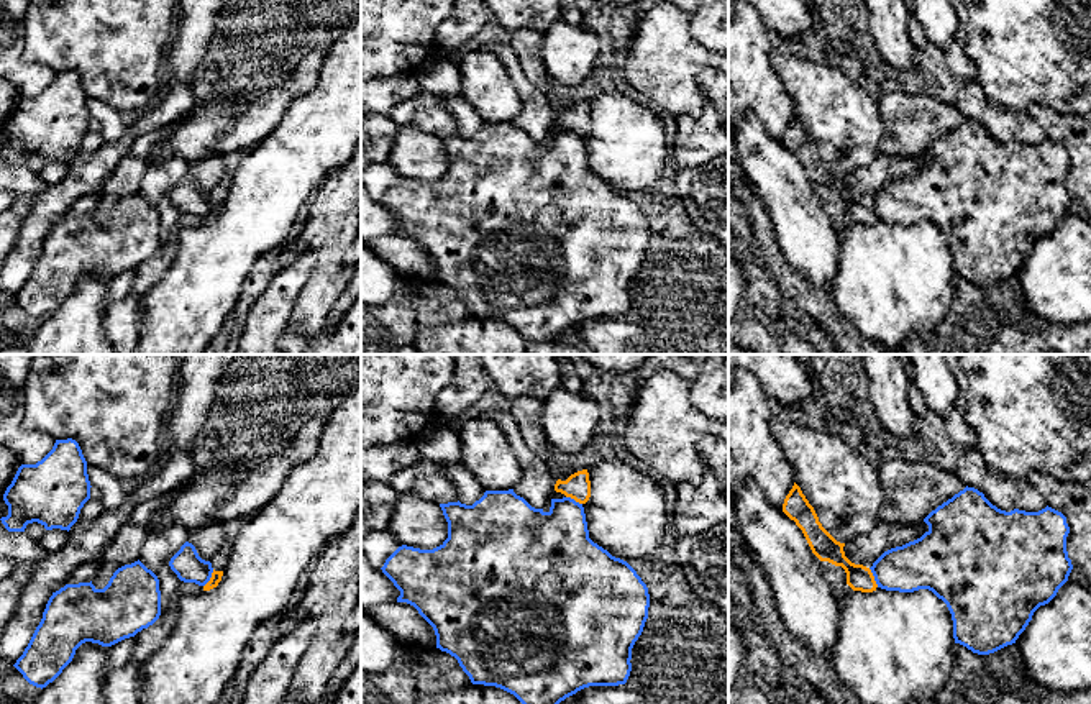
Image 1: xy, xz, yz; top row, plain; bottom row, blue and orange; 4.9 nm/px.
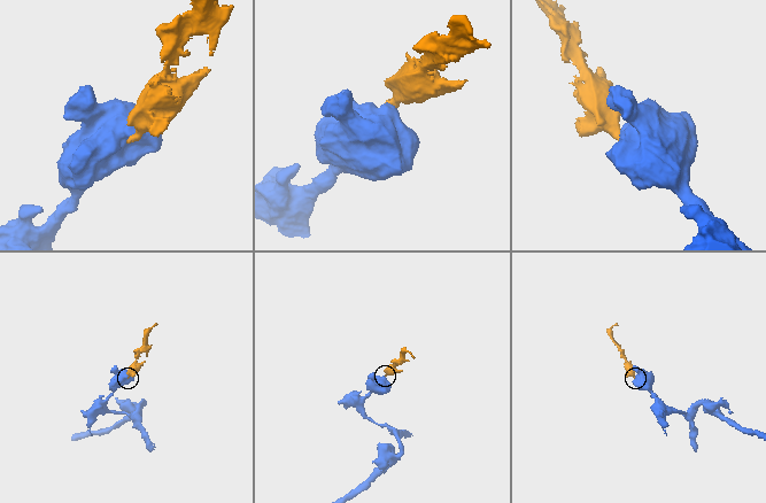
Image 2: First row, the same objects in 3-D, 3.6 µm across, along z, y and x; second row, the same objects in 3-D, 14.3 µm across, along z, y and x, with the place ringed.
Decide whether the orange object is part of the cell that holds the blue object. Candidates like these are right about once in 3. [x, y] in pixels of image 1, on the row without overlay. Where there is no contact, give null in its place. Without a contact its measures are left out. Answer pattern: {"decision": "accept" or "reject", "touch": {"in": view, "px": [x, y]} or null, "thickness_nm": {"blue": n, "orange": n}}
{"decision": "reject", "touch": {"in": "yz", "px": [875, 210]}, "thickness_nm": {"blue": 240, "orange": 130}}

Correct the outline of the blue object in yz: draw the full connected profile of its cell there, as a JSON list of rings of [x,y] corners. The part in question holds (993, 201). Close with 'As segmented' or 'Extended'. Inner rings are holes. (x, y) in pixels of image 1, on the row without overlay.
[[[966,118],[932,143],[924,154],[929,162],[920,171],[884,184],[870,202],[881,222],[899,225],[932,223],[952,246],[955,276],[978,287],[989,287],[1016,276],[1034,245],[1057,228],[1073,202],[1066,184],[1070,166],[1066,149],[1048,138],[1039,144],[1019,141],[1006,144],[993,138],[983,125]]]. As segmented

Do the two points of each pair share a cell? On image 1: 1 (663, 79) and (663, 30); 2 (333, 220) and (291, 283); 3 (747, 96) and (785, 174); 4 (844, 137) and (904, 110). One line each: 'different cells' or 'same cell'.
1: same cell
2: different cells
3: different cells
4: different cells

